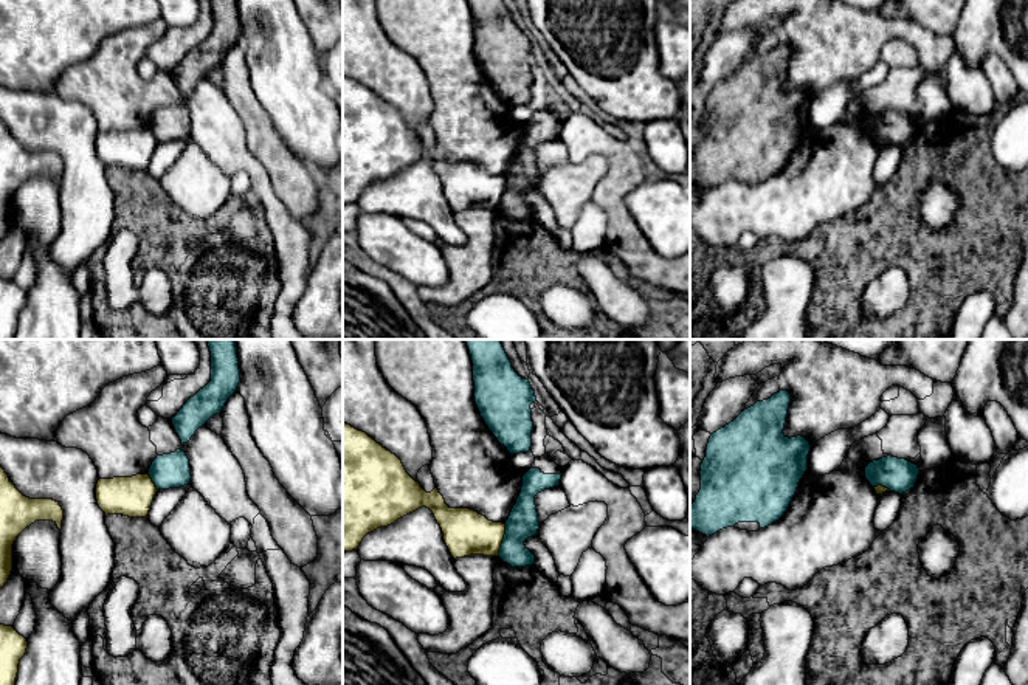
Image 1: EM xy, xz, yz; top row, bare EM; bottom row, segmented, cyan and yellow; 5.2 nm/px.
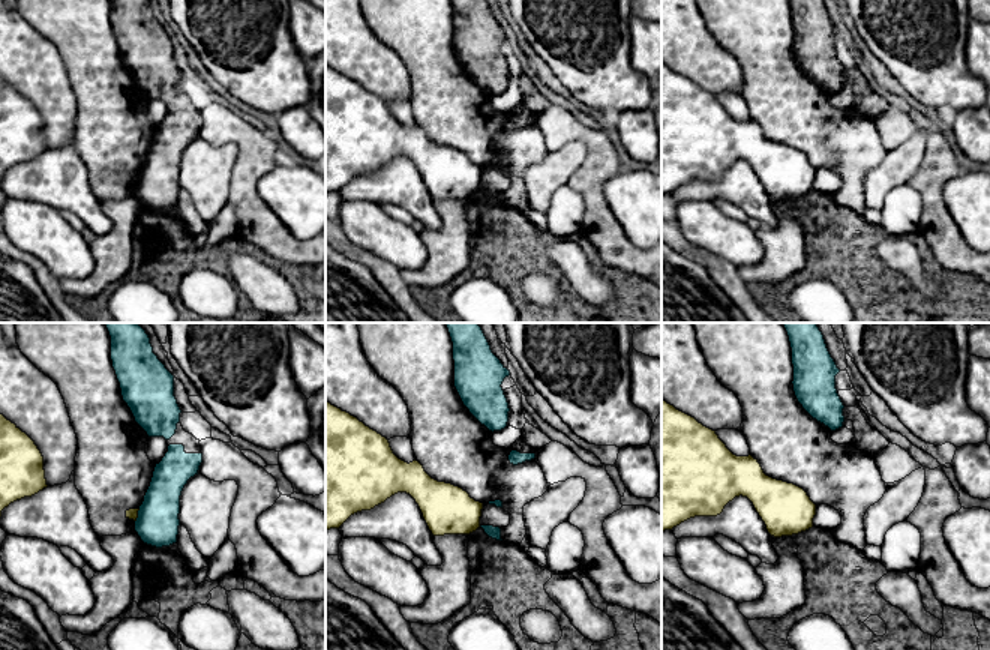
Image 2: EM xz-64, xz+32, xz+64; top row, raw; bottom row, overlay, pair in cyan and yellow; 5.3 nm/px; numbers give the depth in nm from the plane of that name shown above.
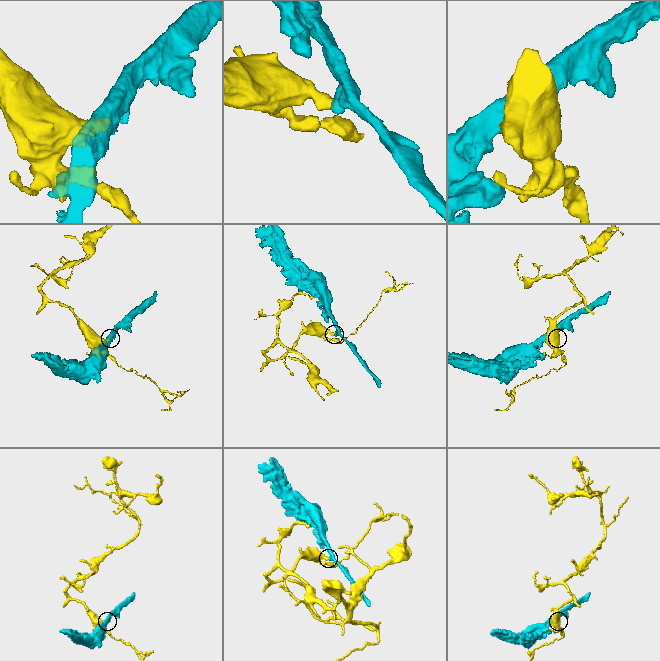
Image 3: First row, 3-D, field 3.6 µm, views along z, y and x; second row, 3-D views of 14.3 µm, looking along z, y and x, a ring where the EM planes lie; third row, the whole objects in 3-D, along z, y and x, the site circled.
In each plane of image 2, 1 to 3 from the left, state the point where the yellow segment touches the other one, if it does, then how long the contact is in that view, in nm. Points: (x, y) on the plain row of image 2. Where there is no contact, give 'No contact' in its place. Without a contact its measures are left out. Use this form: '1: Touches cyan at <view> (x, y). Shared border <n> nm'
1: Touches cyan at xz-64 (138, 179). Shared border 80 nm
2: No contact
3: No contact

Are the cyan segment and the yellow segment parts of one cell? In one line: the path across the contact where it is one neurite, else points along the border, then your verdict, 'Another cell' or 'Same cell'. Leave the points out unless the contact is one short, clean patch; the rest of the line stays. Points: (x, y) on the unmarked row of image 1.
Boundary: xz (506, 177), (506, 186), (496, 208). Another cell

